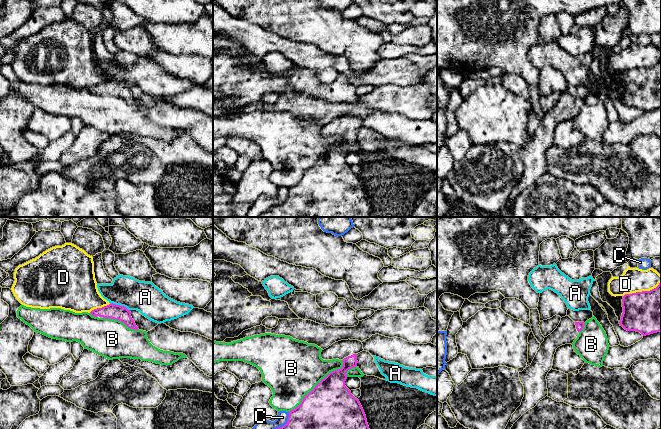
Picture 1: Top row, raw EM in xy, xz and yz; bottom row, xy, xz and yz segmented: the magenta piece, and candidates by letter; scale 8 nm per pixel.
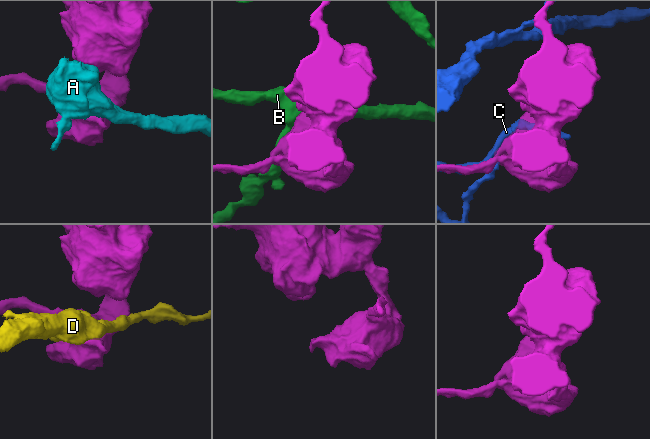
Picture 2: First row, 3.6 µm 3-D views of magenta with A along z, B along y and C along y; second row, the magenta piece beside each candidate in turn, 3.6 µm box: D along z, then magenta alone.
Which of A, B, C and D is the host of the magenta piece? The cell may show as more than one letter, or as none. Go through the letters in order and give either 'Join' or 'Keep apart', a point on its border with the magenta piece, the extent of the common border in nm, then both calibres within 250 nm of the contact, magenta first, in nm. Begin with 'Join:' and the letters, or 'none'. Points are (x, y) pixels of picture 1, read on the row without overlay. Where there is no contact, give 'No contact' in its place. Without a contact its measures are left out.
Join: none
A: Keep apart. Touches magenta at xy (119, 81). Shared border 170 nm. Thickness 120 nm (magenta) against 240 nm
B: Keep apart. Touches magenta at xz (317, 160). Shared border 600 nm. Thickness 460 nm (magenta) against 460 nm
C: Keep apart. Touches magenta at xz (277, 204). Shared border 340 nm. Thickness 420 nm (magenta) against 120 nm
D: Keep apart. Touches magenta at yz (642, 67). Shared border 320 nm. Thickness 360 nm (magenta) against 200 nm

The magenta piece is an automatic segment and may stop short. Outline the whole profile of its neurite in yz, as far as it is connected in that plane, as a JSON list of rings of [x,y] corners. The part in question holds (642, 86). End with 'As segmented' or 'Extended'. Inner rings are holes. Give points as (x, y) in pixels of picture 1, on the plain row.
[[[661,58],[650,67],[625,70],[622,83],[623,89],[619,100],[625,106],[640,108],[643,112],[661,108]]]. As segmented

